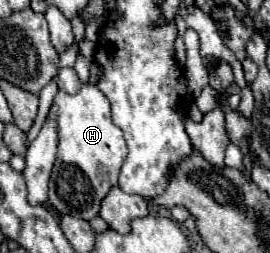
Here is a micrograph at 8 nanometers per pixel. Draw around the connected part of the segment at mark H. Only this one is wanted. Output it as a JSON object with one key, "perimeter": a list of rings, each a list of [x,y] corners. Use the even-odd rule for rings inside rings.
{"perimeter":[[[84,83],[76,95],[58,91],[50,107],[50,115],[58,119],[58,157],[50,175],[48,201],[58,213],[68,213],[90,221],[98,215],[100,201],[112,185],[118,183],[120,167],[126,159],[126,141],[122,131],[112,123],[108,99],[90,83]],[[82,173],[88,177],[92,189],[82,189]]]}

